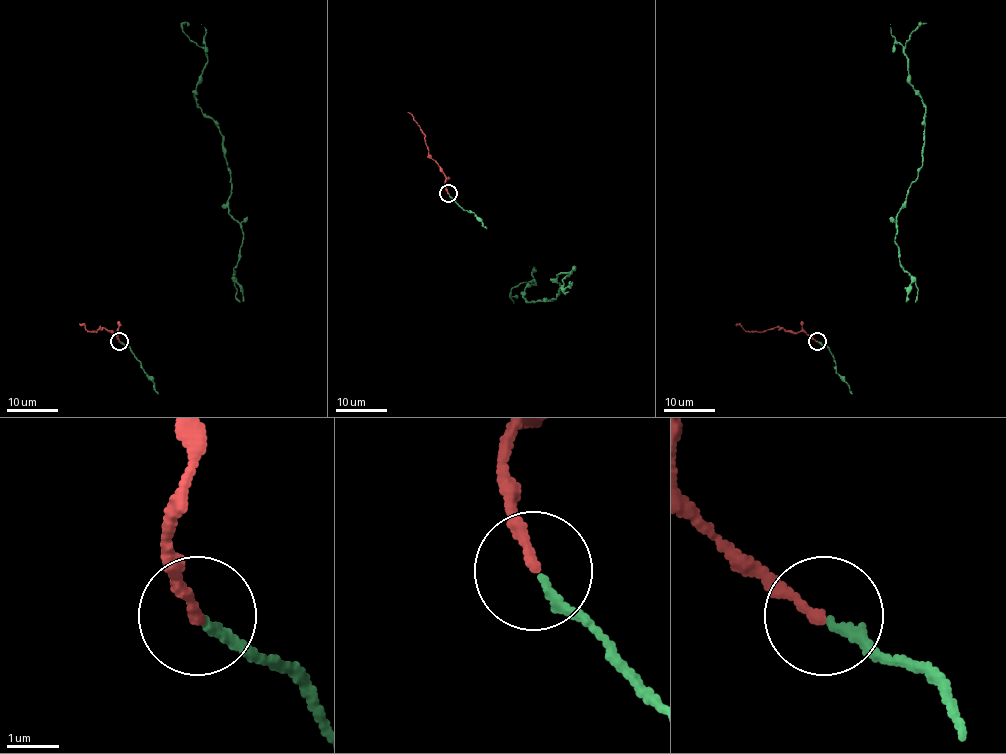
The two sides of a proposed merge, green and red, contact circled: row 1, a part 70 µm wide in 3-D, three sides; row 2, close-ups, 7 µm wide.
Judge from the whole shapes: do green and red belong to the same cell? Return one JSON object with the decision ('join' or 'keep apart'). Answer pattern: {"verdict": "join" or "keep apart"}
{"verdict": "join"}

